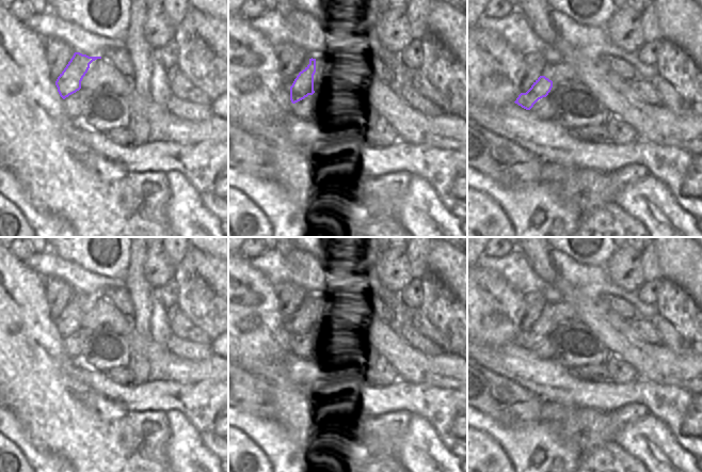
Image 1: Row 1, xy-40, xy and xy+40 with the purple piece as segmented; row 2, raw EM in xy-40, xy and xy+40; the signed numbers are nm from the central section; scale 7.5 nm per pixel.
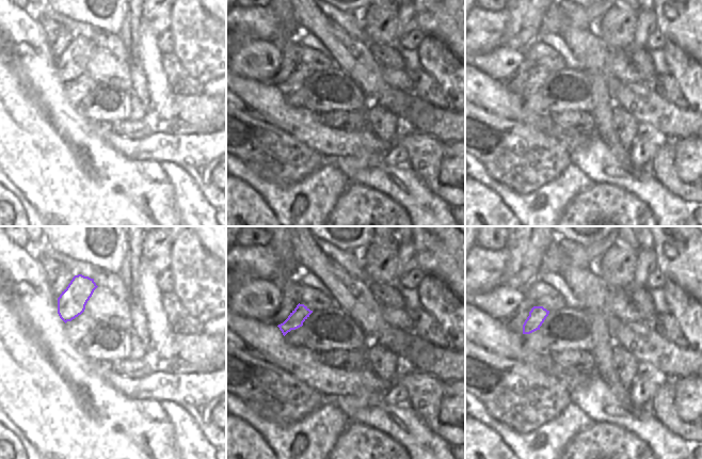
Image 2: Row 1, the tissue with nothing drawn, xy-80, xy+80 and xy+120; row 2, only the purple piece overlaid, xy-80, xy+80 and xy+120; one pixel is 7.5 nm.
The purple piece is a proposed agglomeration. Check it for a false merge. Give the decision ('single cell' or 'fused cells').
single cell

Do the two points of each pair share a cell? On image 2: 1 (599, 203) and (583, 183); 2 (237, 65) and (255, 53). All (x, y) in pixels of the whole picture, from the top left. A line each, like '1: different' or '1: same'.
1: different
2: same

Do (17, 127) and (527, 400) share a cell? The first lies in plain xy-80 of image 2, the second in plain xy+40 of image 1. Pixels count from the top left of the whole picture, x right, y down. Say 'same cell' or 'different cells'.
different cells

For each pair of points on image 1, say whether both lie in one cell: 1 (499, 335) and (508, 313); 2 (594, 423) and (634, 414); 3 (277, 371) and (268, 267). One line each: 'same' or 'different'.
1: same
2: same
3: different

